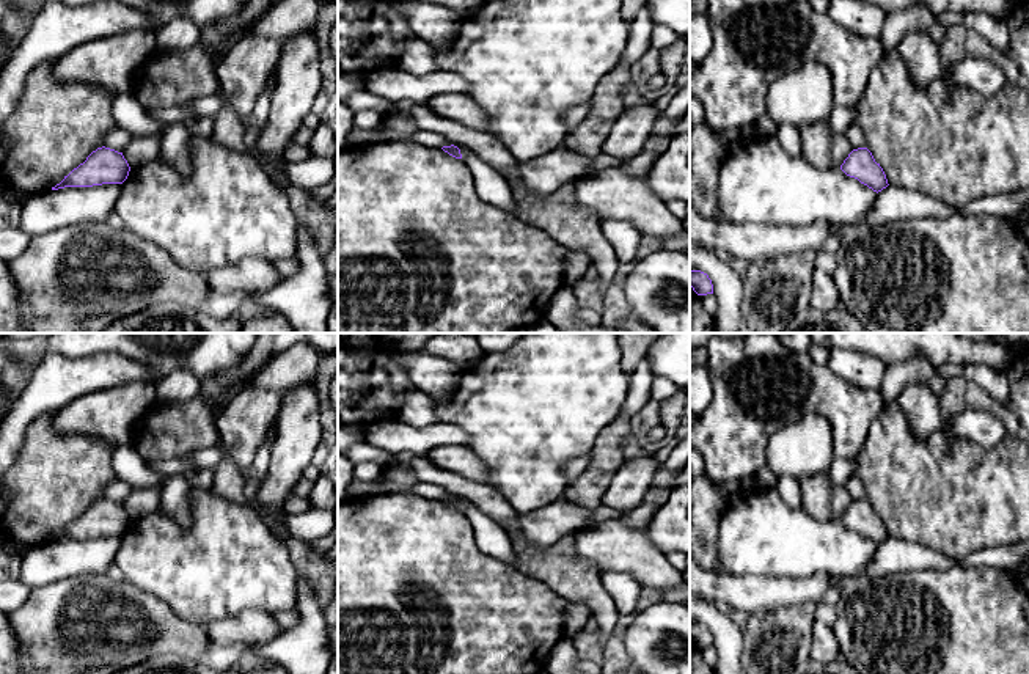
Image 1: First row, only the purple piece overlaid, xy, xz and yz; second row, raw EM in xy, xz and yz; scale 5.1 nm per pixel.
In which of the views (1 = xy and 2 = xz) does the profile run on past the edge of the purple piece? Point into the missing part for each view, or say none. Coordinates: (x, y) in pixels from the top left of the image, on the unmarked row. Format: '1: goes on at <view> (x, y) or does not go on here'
1: does not go on here
2: does not go on here

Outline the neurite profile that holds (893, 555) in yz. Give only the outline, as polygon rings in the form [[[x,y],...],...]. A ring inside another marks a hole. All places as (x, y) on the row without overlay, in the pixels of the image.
[[[888,537],[877,545],[872,561],[858,575],[877,580],[895,572],[954,567],[958,567],[958,558],[946,556],[921,544]]]

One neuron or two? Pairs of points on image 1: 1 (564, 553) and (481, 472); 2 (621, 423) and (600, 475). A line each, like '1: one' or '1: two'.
1: two
2: one

